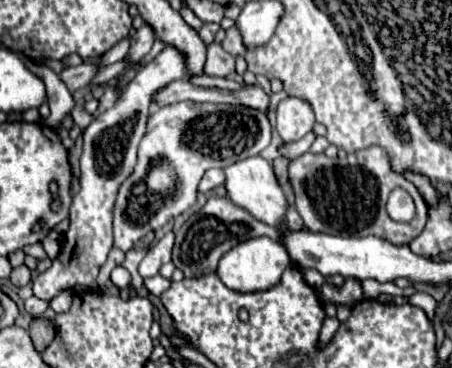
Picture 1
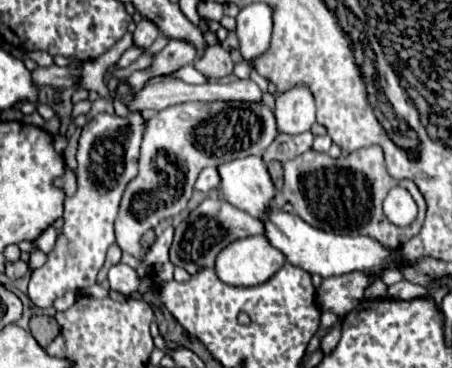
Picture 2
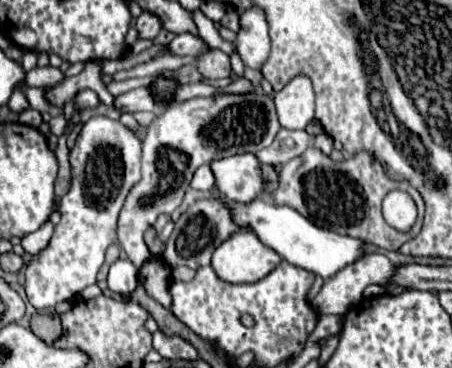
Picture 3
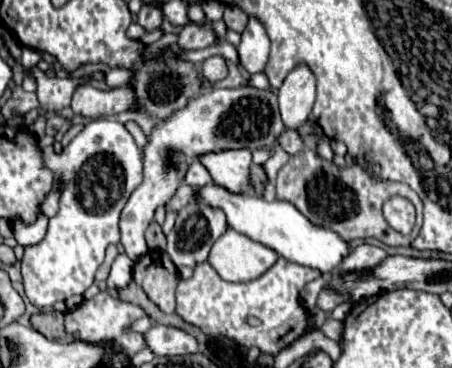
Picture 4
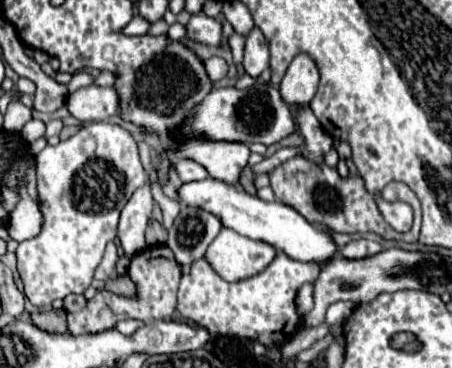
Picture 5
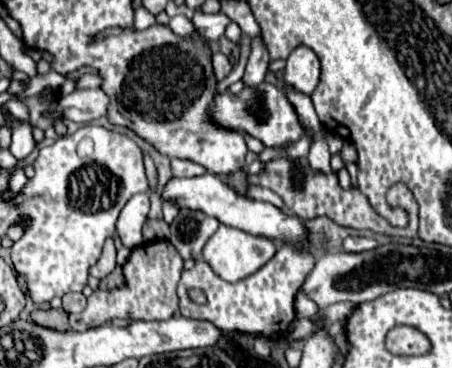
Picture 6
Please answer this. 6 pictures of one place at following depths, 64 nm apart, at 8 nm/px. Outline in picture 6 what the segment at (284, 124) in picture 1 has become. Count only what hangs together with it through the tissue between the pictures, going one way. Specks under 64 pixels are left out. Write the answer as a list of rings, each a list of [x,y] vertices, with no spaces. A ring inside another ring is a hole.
[[[308,46],[294,48],[286,60],[284,82],[292,84],[294,88],[300,88],[300,92],[304,94],[312,94],[318,80],[320,80],[320,62],[314,50]]]

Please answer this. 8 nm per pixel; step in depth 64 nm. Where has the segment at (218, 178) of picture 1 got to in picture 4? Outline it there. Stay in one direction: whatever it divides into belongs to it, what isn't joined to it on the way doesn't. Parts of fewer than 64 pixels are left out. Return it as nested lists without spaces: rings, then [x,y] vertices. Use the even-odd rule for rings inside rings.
[[[194,160],[190,166],[188,166],[188,172],[184,176],[184,182],[188,186],[196,186],[196,184],[210,184],[212,182],[212,176],[208,174],[208,170],[198,162]]]

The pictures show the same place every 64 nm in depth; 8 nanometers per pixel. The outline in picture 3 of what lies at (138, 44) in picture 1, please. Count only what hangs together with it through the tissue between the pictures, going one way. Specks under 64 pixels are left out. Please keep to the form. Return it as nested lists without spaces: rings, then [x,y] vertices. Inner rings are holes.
[[[142,12],[142,14],[138,16],[138,20],[136,20],[136,28],[138,28],[138,32],[140,32],[140,38],[150,38],[150,40],[154,40],[154,38],[158,36],[162,24],[160,24],[158,16],[154,16],[154,14],[150,14],[150,12]]]

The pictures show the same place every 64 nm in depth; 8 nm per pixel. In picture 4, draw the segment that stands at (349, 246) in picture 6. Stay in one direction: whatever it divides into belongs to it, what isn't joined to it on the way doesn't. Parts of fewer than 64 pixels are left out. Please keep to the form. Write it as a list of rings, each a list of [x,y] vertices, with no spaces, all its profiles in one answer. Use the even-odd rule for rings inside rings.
[[[360,244],[356,248],[350,250],[348,256],[344,256],[340,270],[342,272],[350,272],[350,270],[368,270],[374,268],[376,264],[380,264],[380,260],[384,260],[386,252],[378,246],[372,244]]]

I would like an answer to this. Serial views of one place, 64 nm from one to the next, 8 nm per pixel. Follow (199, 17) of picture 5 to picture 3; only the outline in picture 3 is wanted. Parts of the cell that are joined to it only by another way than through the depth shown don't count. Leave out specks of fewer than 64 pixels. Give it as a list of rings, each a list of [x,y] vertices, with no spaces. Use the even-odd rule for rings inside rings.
[[[178,34],[172,42],[170,42],[170,50],[174,54],[190,54],[190,56],[196,56],[196,54],[202,54],[202,50],[206,50],[206,42],[200,38],[200,36],[194,36],[194,34]]]

